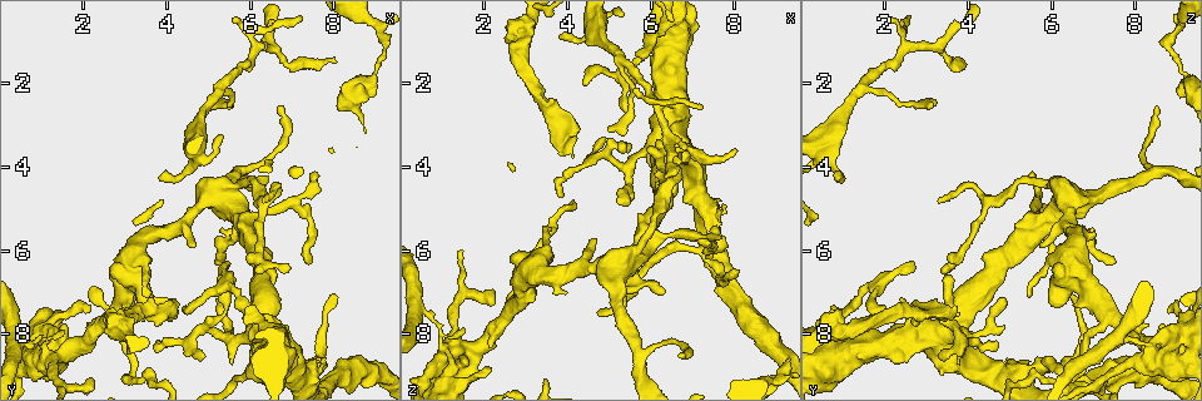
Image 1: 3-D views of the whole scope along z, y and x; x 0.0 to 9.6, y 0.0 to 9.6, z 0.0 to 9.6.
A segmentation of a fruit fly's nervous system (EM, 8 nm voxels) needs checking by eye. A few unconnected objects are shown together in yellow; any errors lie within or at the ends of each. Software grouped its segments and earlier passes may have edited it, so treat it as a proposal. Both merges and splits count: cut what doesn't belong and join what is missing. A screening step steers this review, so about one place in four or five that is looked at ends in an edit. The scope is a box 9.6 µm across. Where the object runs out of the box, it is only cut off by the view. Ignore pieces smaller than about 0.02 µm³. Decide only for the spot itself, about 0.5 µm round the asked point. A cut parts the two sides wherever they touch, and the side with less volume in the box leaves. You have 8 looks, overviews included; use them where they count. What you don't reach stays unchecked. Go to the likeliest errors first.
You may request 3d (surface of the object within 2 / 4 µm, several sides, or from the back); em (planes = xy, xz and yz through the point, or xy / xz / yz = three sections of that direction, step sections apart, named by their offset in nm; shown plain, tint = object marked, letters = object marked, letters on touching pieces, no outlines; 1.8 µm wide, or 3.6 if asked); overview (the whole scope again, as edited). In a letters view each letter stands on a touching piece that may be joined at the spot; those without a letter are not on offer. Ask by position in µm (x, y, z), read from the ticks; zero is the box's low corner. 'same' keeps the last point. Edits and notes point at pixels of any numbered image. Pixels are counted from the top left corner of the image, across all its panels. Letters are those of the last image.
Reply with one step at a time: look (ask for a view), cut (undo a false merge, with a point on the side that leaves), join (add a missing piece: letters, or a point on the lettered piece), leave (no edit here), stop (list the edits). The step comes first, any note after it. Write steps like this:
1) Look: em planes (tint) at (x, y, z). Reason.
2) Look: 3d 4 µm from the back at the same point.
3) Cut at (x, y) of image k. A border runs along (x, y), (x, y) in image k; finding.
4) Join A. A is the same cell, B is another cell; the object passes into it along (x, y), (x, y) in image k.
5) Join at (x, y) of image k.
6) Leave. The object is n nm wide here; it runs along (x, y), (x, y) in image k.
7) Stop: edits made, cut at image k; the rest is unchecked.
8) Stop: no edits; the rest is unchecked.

Look: em 3.6 µm yz step 16 (tint) at (1.00, 8.50, 8.60).

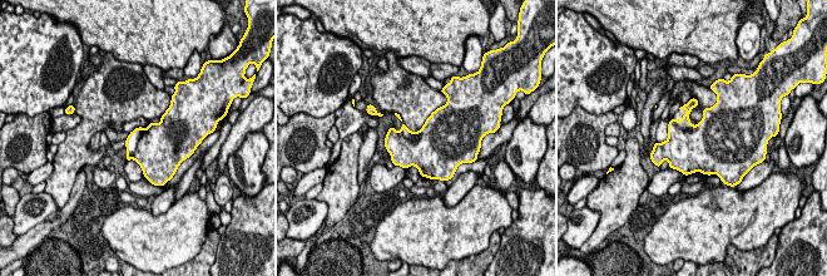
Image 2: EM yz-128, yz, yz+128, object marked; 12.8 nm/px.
Look: em 3.6 µm planes (letters) at the same point. Another direction.

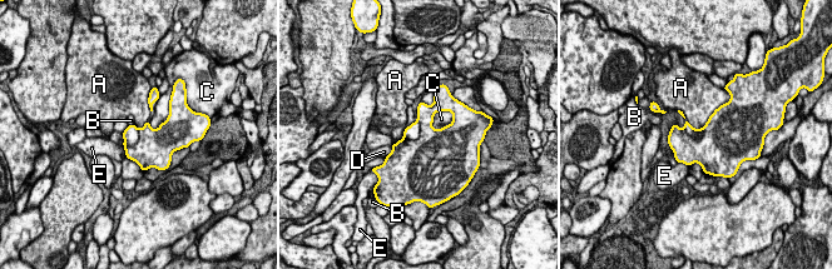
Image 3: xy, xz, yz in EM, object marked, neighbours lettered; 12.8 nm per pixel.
Cut at (412, 131) of image 3. A, B, C, D and E are other cells; a border runs along (416, 119), (419, 137), (404, 138) in image 3; two neurons meet here.

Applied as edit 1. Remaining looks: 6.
Look: em planes (letters) at (8.05, 1.45, 3.65). Branch stops here.

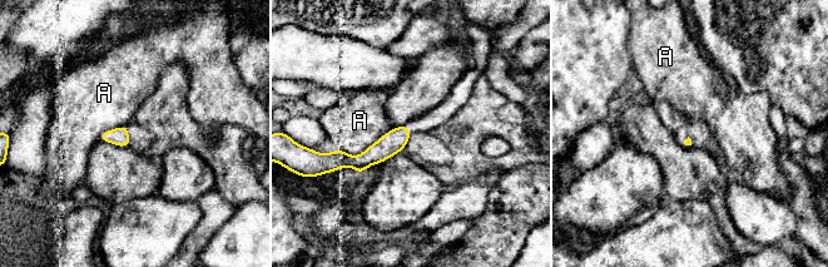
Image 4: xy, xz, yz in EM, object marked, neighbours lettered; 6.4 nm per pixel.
Leave. A is another cell; it runs along (407, 133), (363, 161), (341, 163) in image 4; no lettered piece goes on from it.

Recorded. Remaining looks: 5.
Look: em xz step 8 (letters) at (7.40, 9.15, 4.95). Three-way junction.

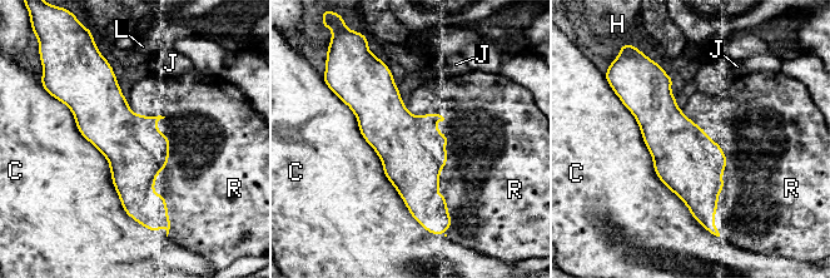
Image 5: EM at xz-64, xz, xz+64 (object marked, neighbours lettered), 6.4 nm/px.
Leave. C, H, J, L and R are other cells; a border runs along (404, 104), (443, 118), (451, 217) in image 5; all the same neuron.

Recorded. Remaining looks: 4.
Stop: edits made, cut at image 3; the rest is unchecked.

